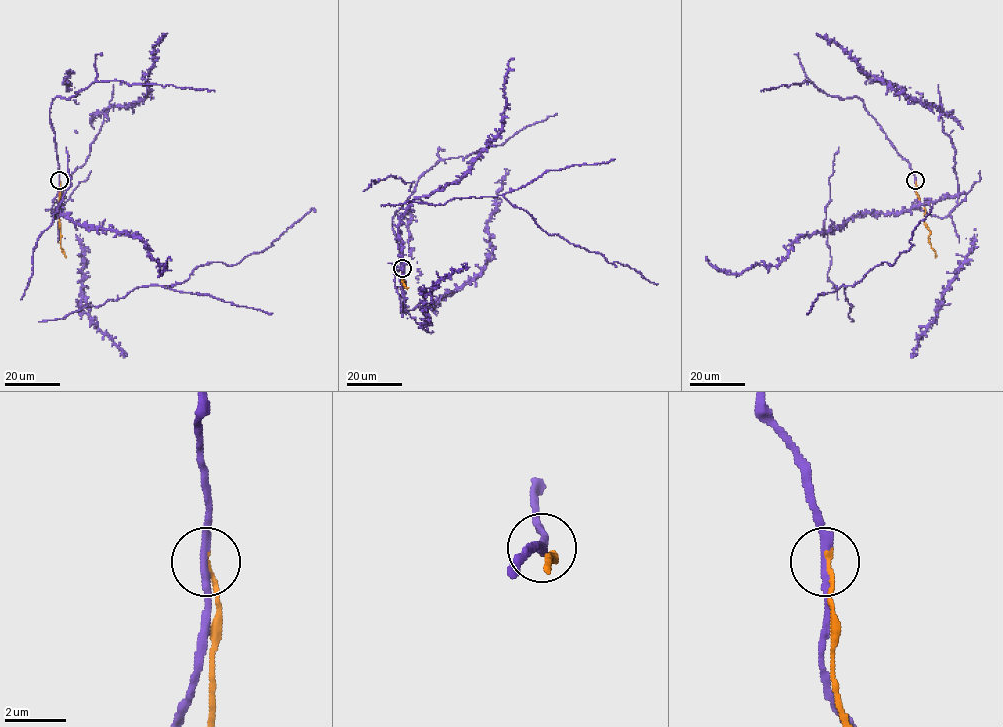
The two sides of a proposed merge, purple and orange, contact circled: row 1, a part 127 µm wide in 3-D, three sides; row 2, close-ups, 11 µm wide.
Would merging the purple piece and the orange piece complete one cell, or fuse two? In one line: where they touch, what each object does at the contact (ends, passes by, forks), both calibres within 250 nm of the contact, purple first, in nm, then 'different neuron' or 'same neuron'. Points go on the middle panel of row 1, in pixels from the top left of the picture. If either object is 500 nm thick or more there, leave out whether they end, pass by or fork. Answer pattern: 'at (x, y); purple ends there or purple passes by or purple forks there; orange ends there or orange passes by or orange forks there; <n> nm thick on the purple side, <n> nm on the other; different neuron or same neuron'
at (402, 268); purple passes by; orange ends there; 280 nm thick on the purple side, 140 nm on the other; different neuron

